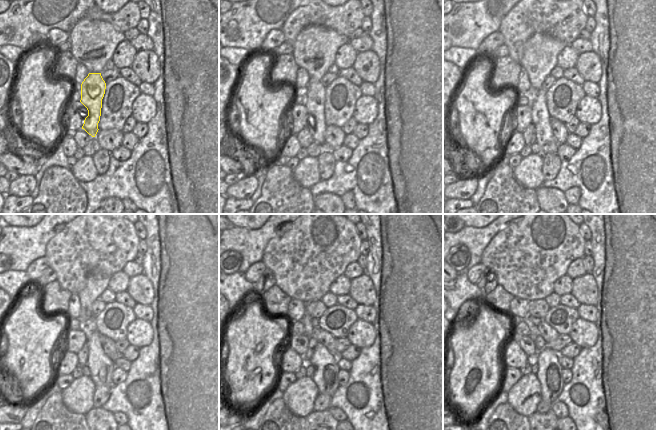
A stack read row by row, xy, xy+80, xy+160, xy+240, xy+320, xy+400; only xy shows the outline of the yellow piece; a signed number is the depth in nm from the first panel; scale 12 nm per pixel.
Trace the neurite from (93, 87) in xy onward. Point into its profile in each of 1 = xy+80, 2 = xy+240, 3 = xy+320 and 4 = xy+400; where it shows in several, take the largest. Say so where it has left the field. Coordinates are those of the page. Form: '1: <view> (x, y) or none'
1: xy+80 (315, 104)
2: xy+240 (101, 367)
3: xy+320 (325, 376)
4: xy+400 (549, 374)

